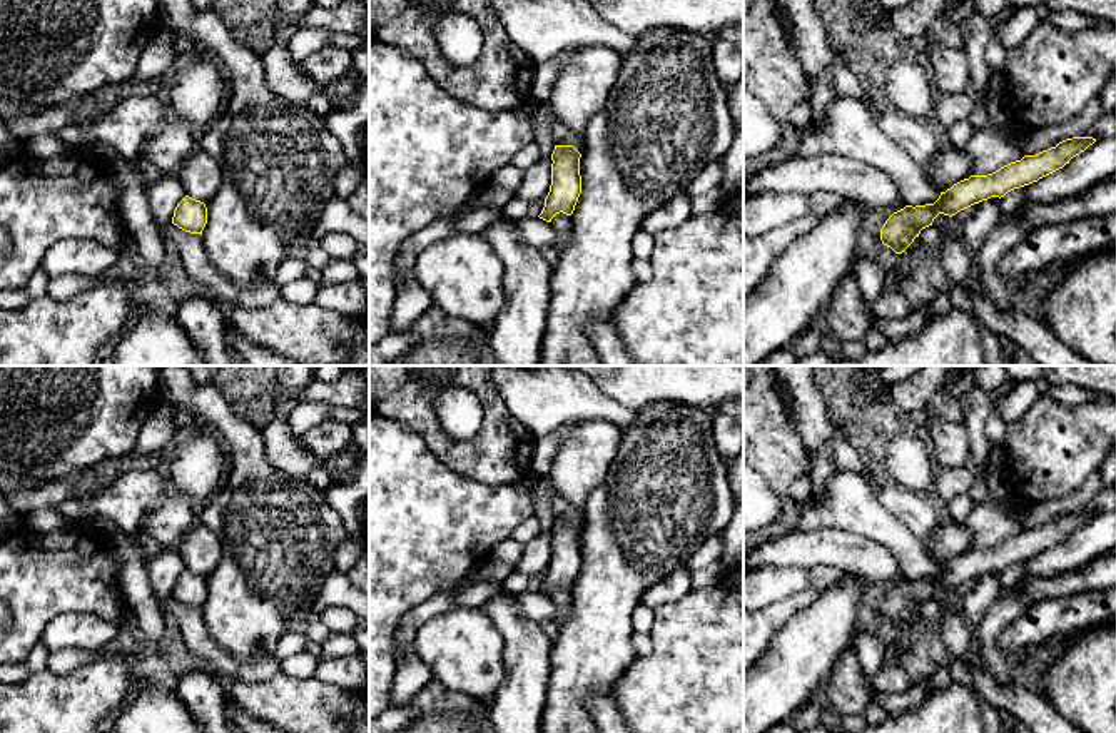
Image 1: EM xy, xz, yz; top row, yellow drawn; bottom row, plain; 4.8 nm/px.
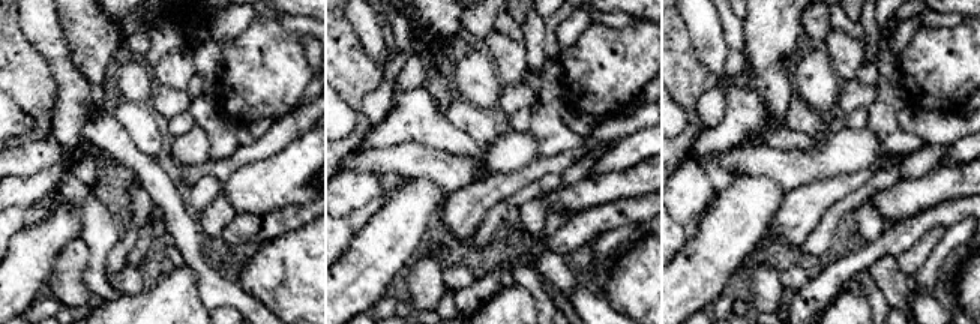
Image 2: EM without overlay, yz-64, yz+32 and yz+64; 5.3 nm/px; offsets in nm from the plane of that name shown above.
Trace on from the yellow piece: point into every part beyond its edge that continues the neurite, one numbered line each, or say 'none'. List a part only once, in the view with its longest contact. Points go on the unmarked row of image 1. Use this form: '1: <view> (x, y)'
none

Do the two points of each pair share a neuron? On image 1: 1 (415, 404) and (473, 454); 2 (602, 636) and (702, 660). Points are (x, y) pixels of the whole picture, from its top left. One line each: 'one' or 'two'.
1: one
2: two

